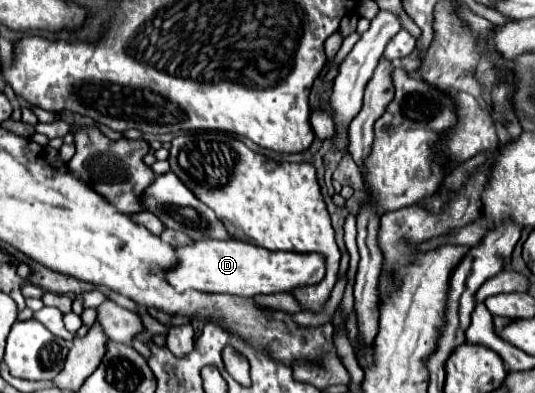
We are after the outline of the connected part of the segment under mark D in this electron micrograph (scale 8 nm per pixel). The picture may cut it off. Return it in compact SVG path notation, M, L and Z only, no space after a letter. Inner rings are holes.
M199 240L191 246L179 248L179 264L167 272L167 282L179 292L193 288L213 294L259 296L275 292L291 292L301 286L319 284L325 276L325 256L271 252L241 240Z

